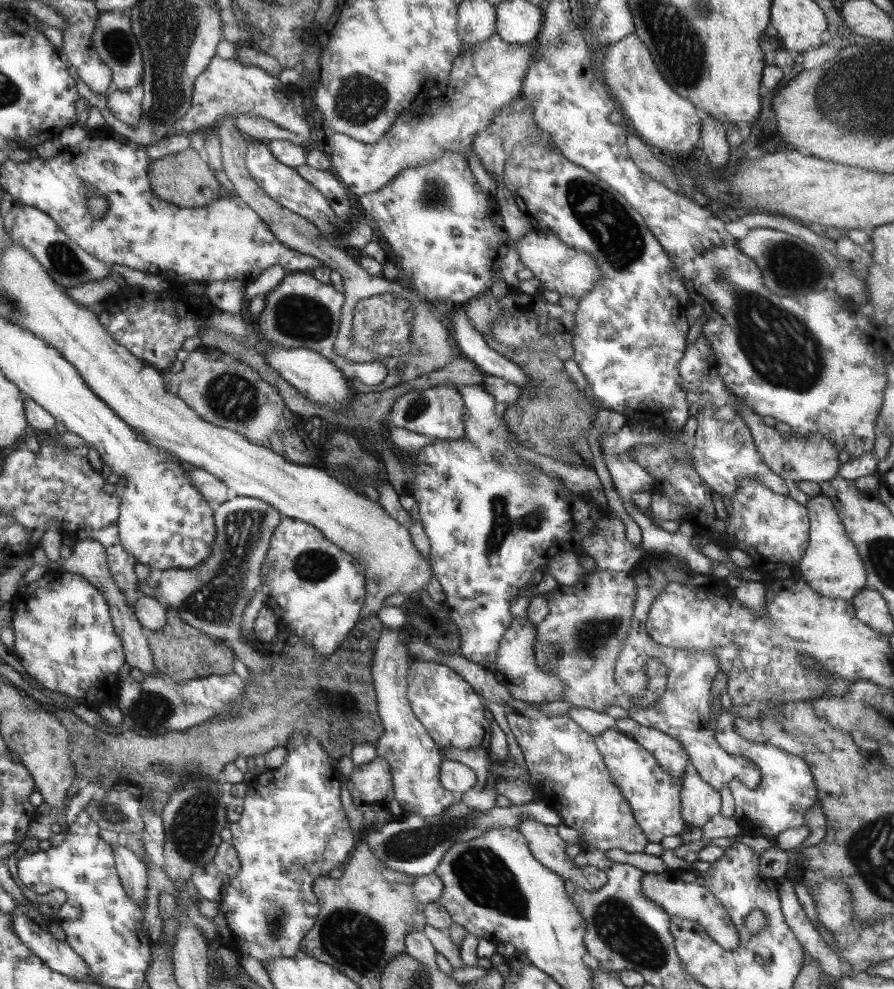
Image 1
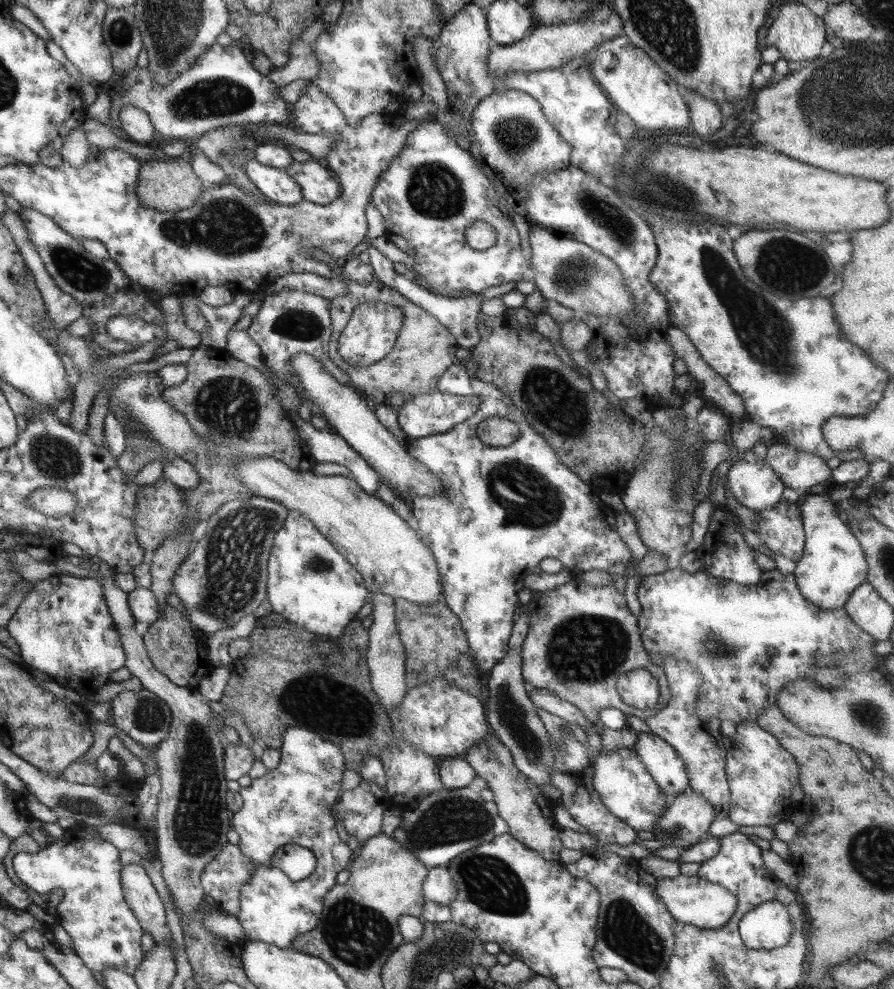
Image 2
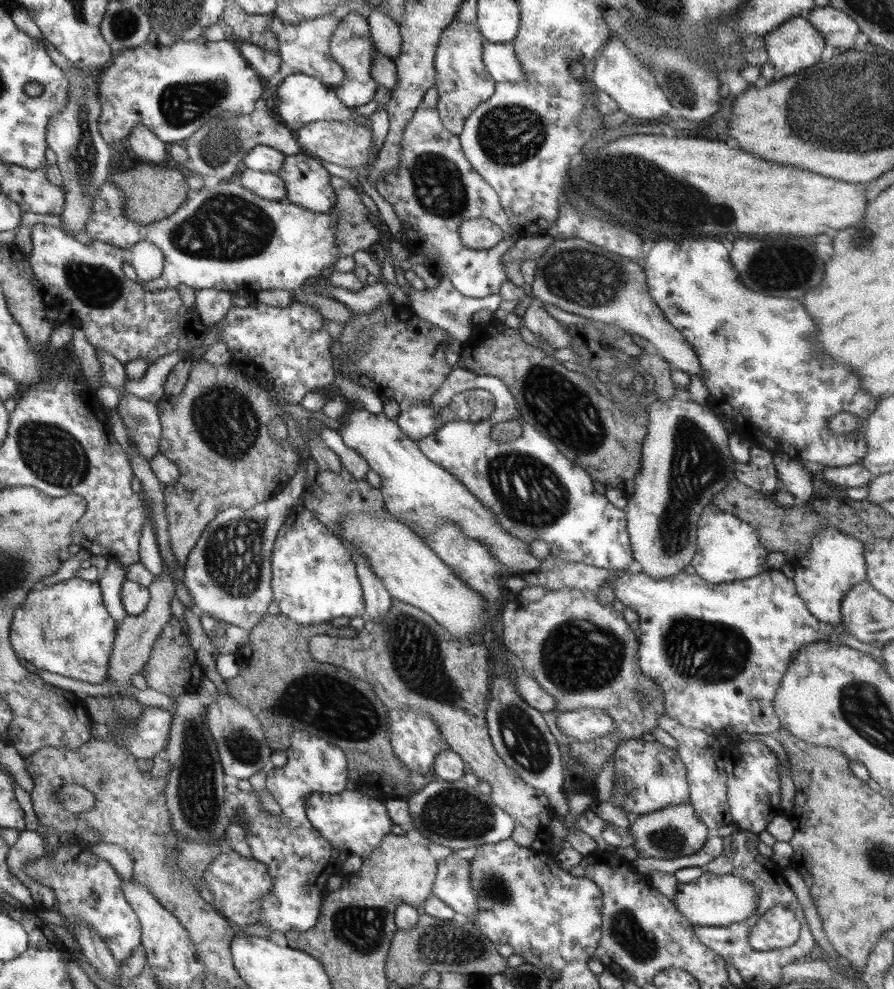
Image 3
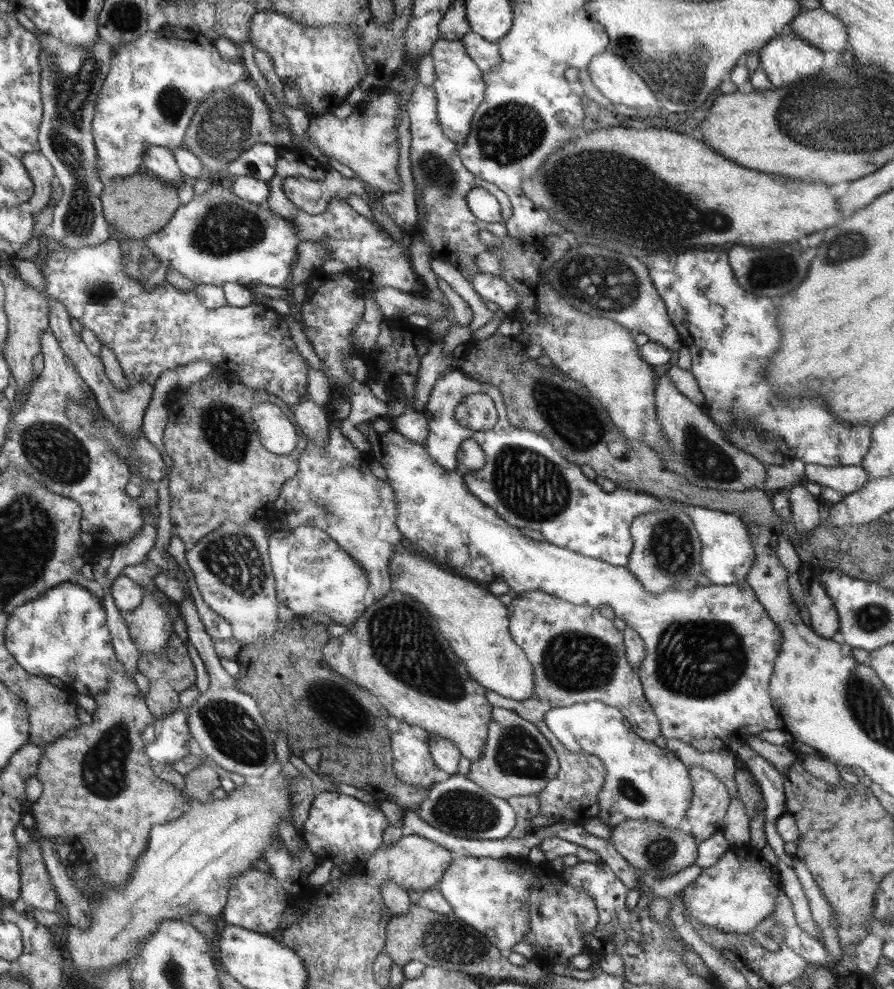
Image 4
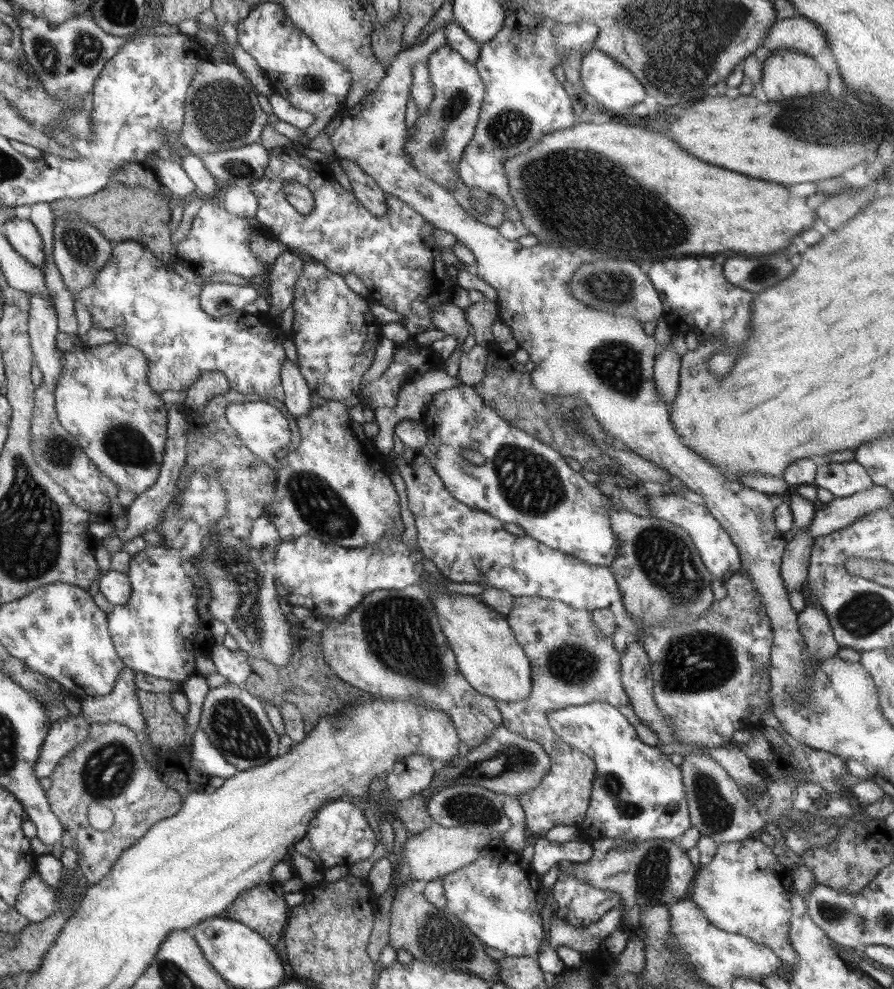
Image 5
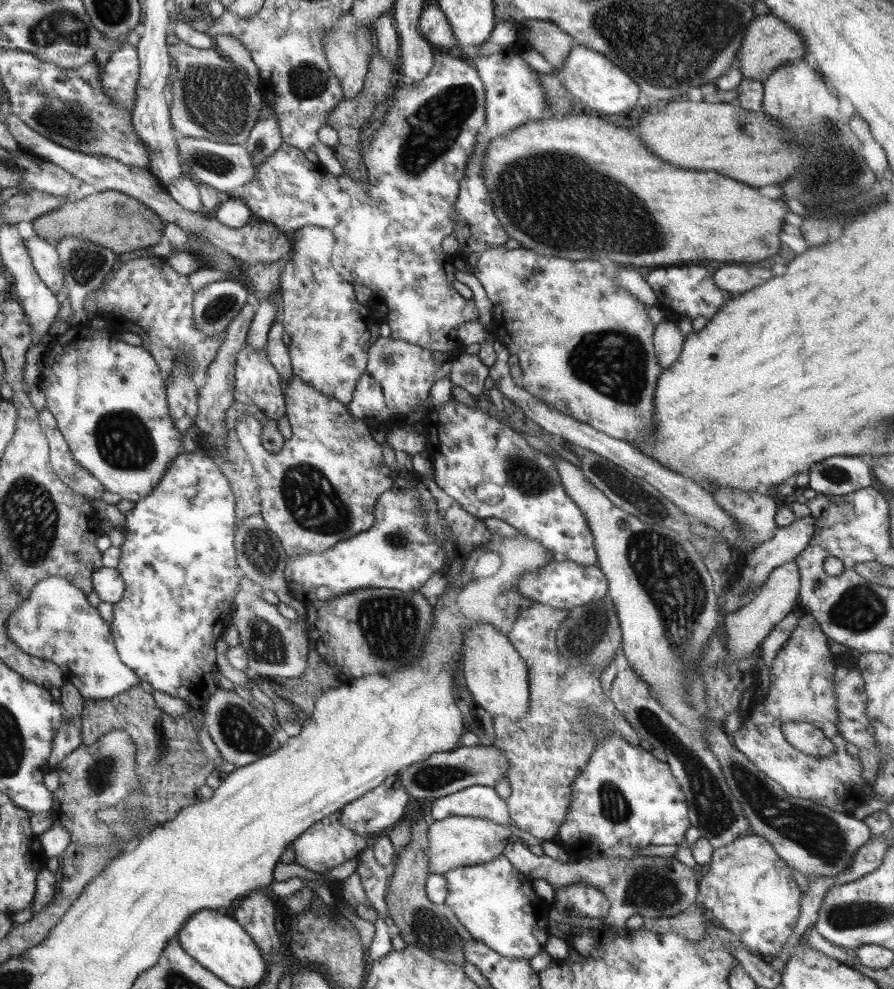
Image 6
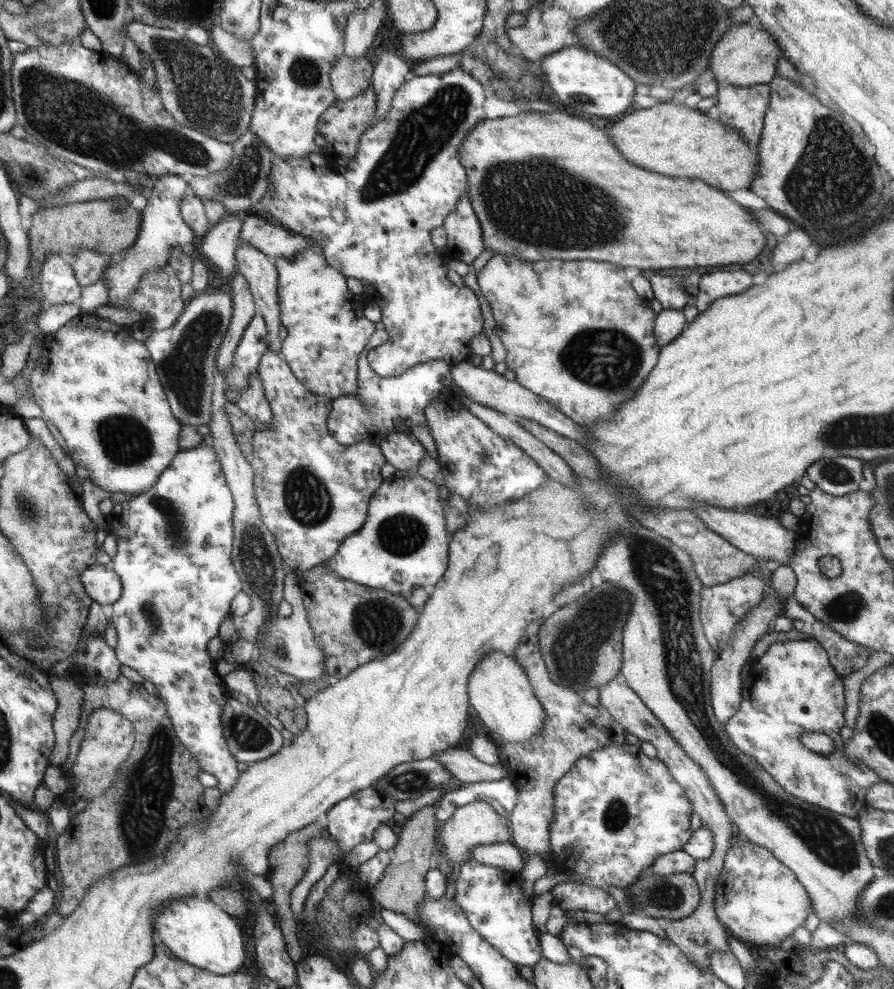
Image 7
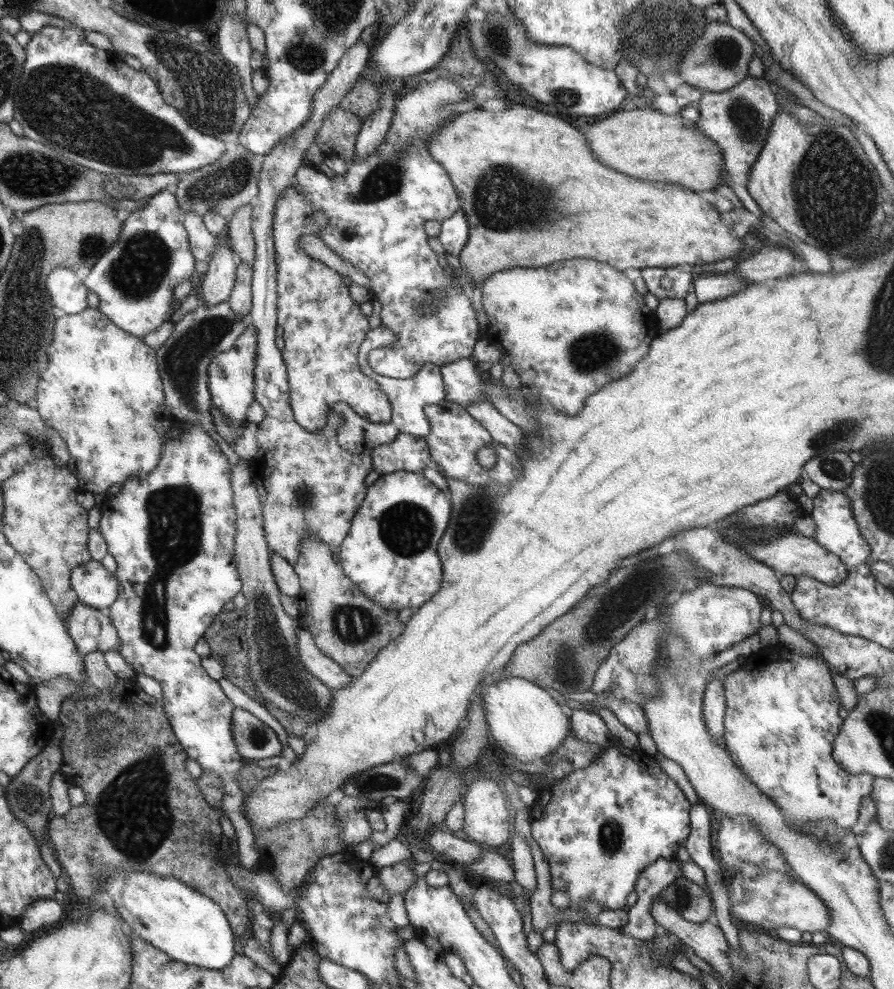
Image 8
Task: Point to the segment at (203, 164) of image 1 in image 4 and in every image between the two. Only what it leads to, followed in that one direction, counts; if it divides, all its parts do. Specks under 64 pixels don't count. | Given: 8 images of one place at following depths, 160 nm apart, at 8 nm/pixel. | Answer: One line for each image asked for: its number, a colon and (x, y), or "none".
2: (171, 186)
3: (154, 192)
4: (139, 205)

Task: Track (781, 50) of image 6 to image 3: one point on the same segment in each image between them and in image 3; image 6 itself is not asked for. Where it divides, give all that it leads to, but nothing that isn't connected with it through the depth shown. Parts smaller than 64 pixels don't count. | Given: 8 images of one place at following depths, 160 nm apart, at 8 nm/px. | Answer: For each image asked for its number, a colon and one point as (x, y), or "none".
3: (839, 31)
4: (827, 33)
5: (796, 33)

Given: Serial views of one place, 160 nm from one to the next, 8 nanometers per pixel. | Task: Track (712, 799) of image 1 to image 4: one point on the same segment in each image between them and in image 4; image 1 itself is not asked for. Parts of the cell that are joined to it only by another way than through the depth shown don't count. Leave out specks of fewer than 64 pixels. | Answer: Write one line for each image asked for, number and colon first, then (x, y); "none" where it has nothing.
2: (687, 820)
3: (676, 831)
4: (657, 850)

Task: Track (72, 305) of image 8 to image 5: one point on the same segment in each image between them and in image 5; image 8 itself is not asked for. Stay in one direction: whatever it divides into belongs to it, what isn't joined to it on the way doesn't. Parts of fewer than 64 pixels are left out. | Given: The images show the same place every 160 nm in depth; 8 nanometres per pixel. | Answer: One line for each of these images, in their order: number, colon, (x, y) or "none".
5: (22, 234)
6: (45, 255)
7: (57, 284)

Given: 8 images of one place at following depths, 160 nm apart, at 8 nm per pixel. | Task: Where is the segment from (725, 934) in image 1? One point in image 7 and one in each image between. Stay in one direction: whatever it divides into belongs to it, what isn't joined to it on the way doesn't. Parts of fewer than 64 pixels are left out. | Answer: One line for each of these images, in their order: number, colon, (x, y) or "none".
2: (693, 901)
3: (713, 900)
4: (737, 893)
5: (745, 890)
6: (749, 890)
7: (758, 899)

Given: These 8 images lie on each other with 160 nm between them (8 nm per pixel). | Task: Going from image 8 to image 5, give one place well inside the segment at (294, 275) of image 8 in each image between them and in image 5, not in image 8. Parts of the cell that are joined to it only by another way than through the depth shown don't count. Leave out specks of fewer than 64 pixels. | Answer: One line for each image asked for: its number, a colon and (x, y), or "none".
5: (335, 333)
6: (330, 331)
7: (327, 331)

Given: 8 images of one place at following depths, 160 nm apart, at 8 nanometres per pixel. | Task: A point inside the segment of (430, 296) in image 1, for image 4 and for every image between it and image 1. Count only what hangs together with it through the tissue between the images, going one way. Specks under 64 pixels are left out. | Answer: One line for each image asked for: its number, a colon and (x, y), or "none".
2: (430, 193)
3: (434, 188)
4: (451, 229)

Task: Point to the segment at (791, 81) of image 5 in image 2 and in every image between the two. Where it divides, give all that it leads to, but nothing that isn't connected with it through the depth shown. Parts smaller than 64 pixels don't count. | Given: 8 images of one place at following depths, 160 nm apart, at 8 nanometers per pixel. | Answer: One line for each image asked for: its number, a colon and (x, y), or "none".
2: (798, 33)
3: (795, 45)
4: (787, 58)

